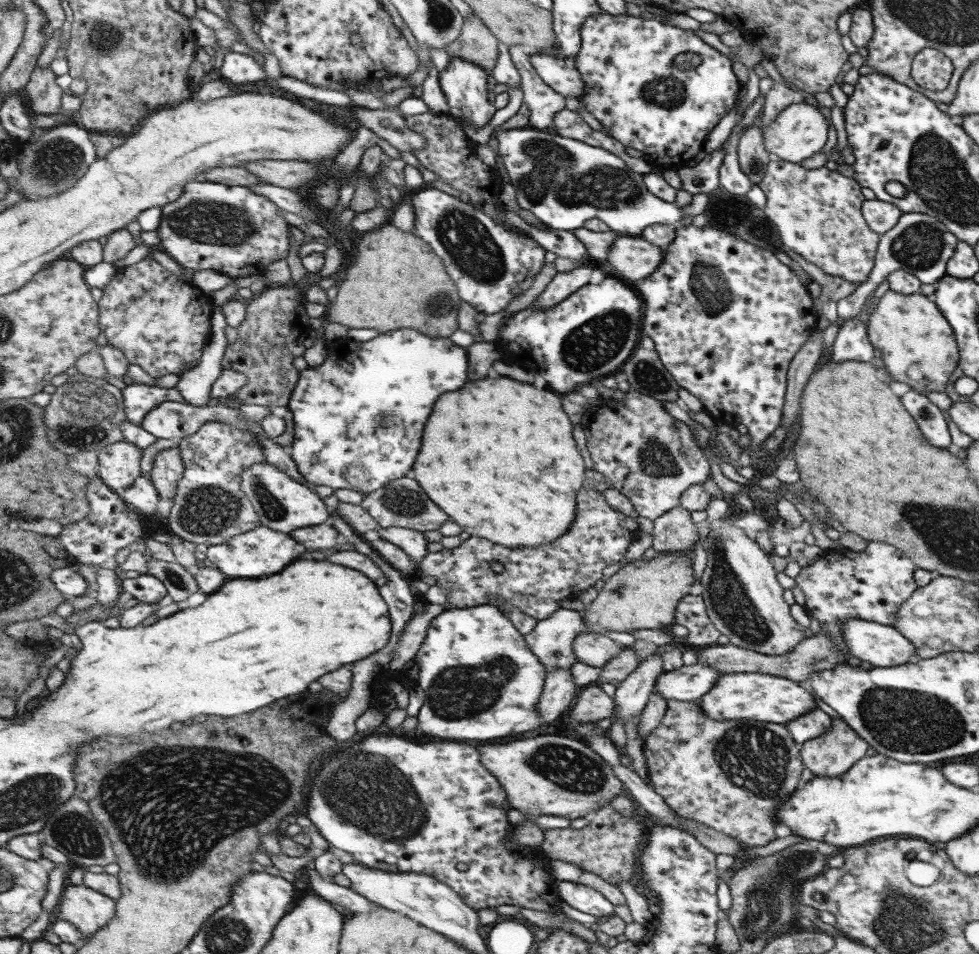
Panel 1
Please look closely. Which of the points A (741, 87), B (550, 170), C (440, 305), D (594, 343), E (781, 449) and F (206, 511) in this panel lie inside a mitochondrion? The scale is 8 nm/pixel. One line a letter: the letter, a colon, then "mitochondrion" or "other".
A: other
B: mitochondrion
C: mitochondrion
D: mitochondrion
E: other
F: mitochondrion

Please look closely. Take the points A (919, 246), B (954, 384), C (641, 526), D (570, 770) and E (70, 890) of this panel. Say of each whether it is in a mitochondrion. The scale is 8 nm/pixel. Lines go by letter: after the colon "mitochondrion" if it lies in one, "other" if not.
A: mitochondrion
B: other
C: other
D: mitochondrion
E: other

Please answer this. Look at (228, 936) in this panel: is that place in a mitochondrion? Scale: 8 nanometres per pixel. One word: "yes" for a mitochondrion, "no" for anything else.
yes

